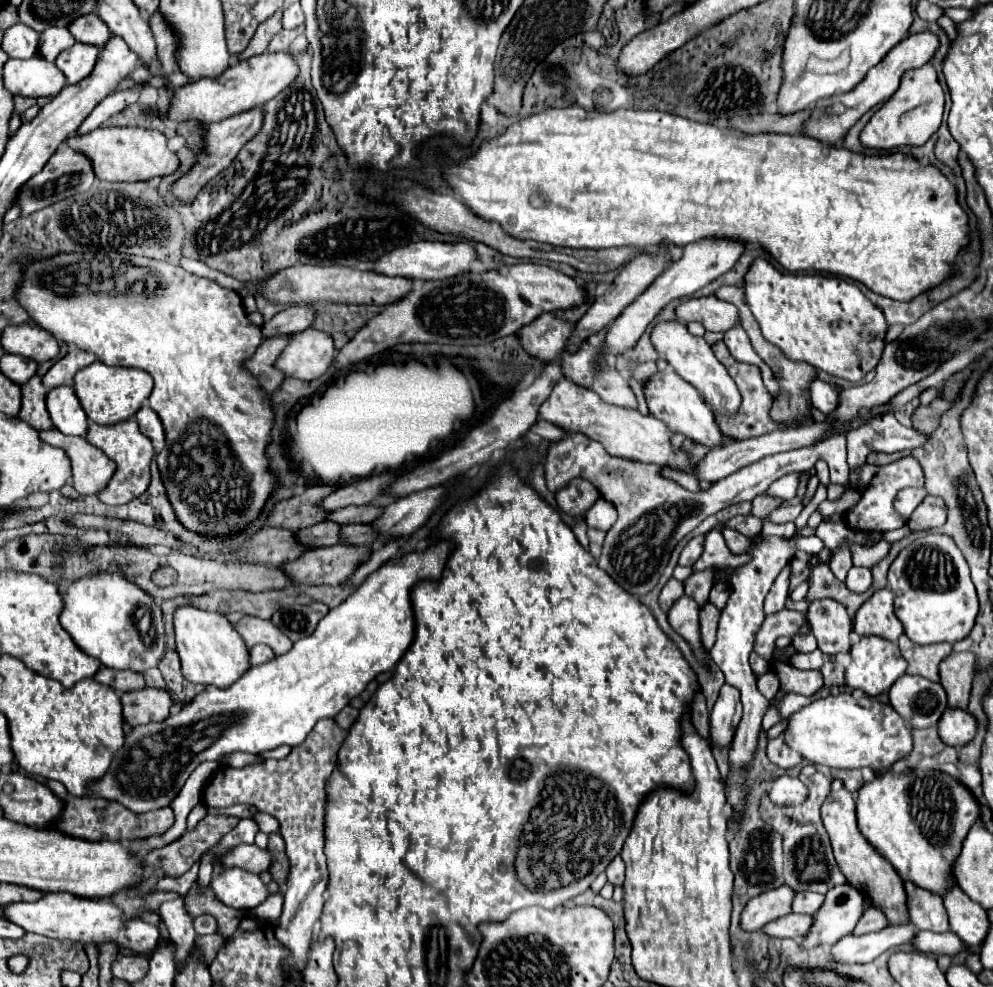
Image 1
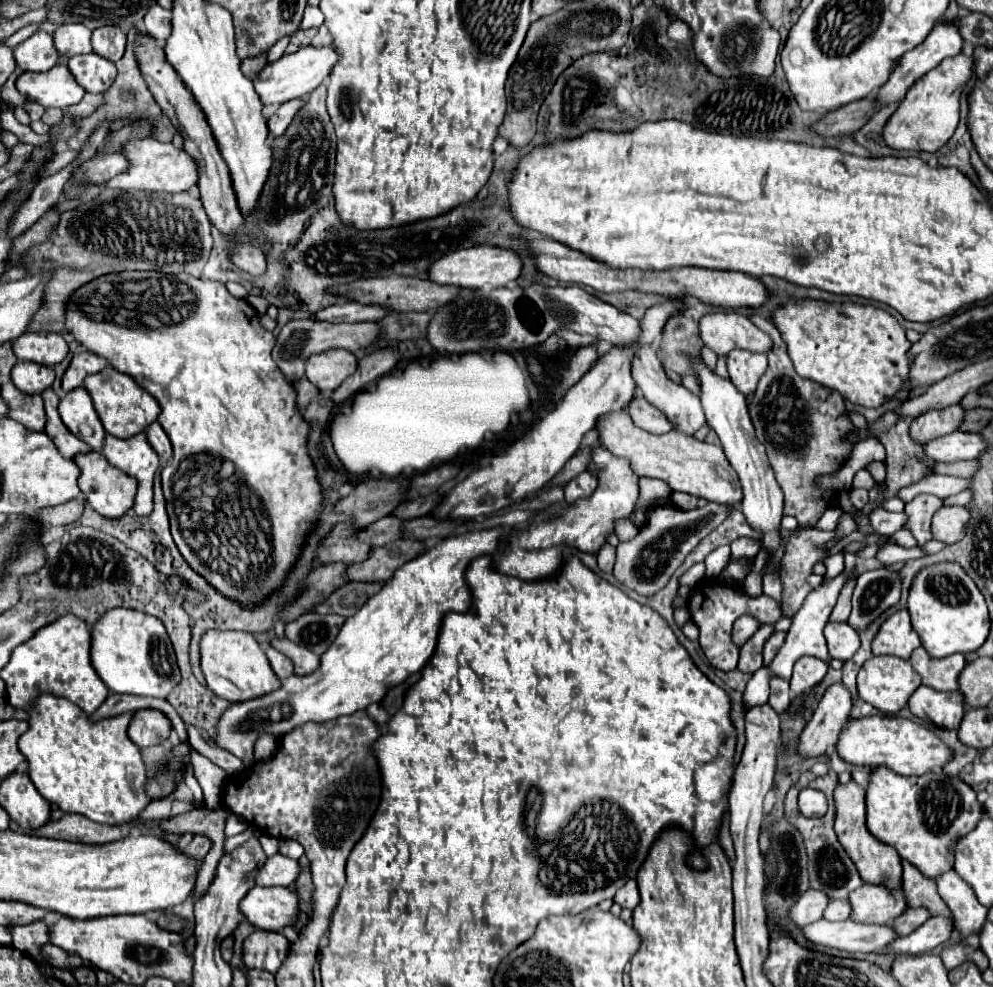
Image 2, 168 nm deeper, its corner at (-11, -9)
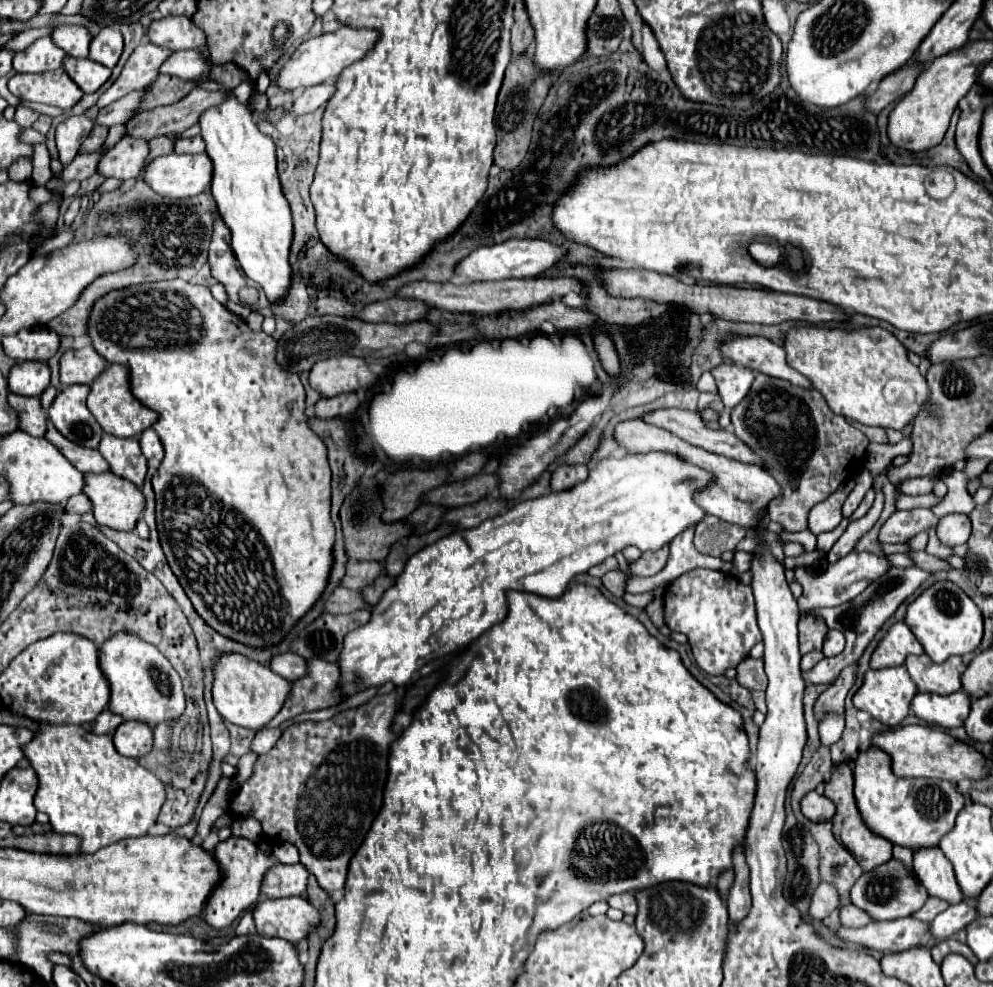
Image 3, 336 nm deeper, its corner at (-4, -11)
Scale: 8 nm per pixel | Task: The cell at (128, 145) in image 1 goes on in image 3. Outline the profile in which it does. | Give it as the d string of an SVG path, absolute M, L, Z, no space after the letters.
M206 153L166 155L146 167L146 183L160 195L186 199L200 195L212 181L212 161Z

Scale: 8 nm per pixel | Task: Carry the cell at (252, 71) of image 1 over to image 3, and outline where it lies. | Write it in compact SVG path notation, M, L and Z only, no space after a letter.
M342 25L340 29L332 31L332 33L324 33L320 37L312 37L308 41L304 41L296 53L288 59L288 63L284 65L280 77L278 77L278 85L282 89L300 89L300 87L312 87L316 83L326 83L326 81L336 81L340 77L340 73L360 61L380 39L380 33L376 29L354 29L354 27L346 27Z

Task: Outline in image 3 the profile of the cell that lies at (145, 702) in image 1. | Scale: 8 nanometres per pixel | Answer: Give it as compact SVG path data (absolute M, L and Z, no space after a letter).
M124 721L114 731L112 741L120 755L138 759L152 749L152 729L140 721Z

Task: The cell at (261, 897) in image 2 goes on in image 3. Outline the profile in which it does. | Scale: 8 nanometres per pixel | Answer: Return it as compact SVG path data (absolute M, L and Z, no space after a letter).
M304 897L264 899L254 907L254 921L260 935L298 943L318 929L320 913Z

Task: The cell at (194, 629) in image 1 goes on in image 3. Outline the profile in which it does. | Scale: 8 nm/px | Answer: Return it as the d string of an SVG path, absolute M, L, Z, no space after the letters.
M236 653L220 655L216 659L214 673L216 673L216 679L214 679L212 693L214 693L214 705L218 713L232 725L238 725L250 731L264 729L274 719L274 715L284 707L284 701L288 699L292 689L292 683L288 679Z

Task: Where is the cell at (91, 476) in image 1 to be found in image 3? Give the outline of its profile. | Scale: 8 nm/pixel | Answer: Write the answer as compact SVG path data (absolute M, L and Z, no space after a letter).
M88 473L84 475L84 481L84 495L88 495L88 499L94 505L94 517L98 525L106 525L116 531L132 531L136 527L136 523L142 519L146 503L142 491L136 485L122 477L116 477L114 473Z

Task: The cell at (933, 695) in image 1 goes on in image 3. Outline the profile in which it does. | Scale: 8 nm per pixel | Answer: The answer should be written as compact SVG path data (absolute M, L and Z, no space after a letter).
M956 691L952 695L936 695L936 693L918 693L912 699L912 713L932 725L954 729L962 727L970 713L972 697L966 691Z

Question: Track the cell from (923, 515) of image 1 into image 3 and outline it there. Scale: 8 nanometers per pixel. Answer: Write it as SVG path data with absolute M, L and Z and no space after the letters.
M946 515L940 519L938 527L936 527L936 535L944 545L956 547L968 541L970 537L970 519L968 515Z

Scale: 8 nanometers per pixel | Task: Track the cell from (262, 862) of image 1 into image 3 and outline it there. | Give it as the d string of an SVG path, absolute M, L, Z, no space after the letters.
M276 863L262 881L262 893L268 899L282 899L282 897L298 897L306 891L308 885L308 869L302 863L296 865L282 865Z

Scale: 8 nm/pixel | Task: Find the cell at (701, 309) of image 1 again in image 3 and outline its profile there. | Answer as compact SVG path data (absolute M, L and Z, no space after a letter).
M732 337L726 345L722 345L724 357L732 363L748 367L756 373L764 373L768 377L790 381L792 385L810 389L810 381L788 367L786 353L774 341L764 337Z

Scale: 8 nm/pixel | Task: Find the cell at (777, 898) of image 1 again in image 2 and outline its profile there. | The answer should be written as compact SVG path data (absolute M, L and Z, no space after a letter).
M809 889L805 891L797 903L791 905L789 909L789 917L799 925L799 927L805 927L809 923L815 923L821 919L823 915L823 909L827 907L827 895L825 893L819 893L815 889Z

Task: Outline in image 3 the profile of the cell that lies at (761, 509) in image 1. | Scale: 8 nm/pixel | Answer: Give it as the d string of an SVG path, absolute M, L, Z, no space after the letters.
M758 375L746 399L736 405L736 409L732 409L732 429L744 443L748 443L748 447L760 451L760 455L768 459L770 475L774 475L780 487L784 487L784 499L776 499L776 503L768 507L768 519L780 523L784 531L808 529L806 519L810 509L816 503L828 499L846 479L850 479L864 467L868 447L866 435L860 429L852 427L844 417L834 415L824 397L816 393L816 389L800 391L790 383L784 383L782 379L768 379L768 375Z

